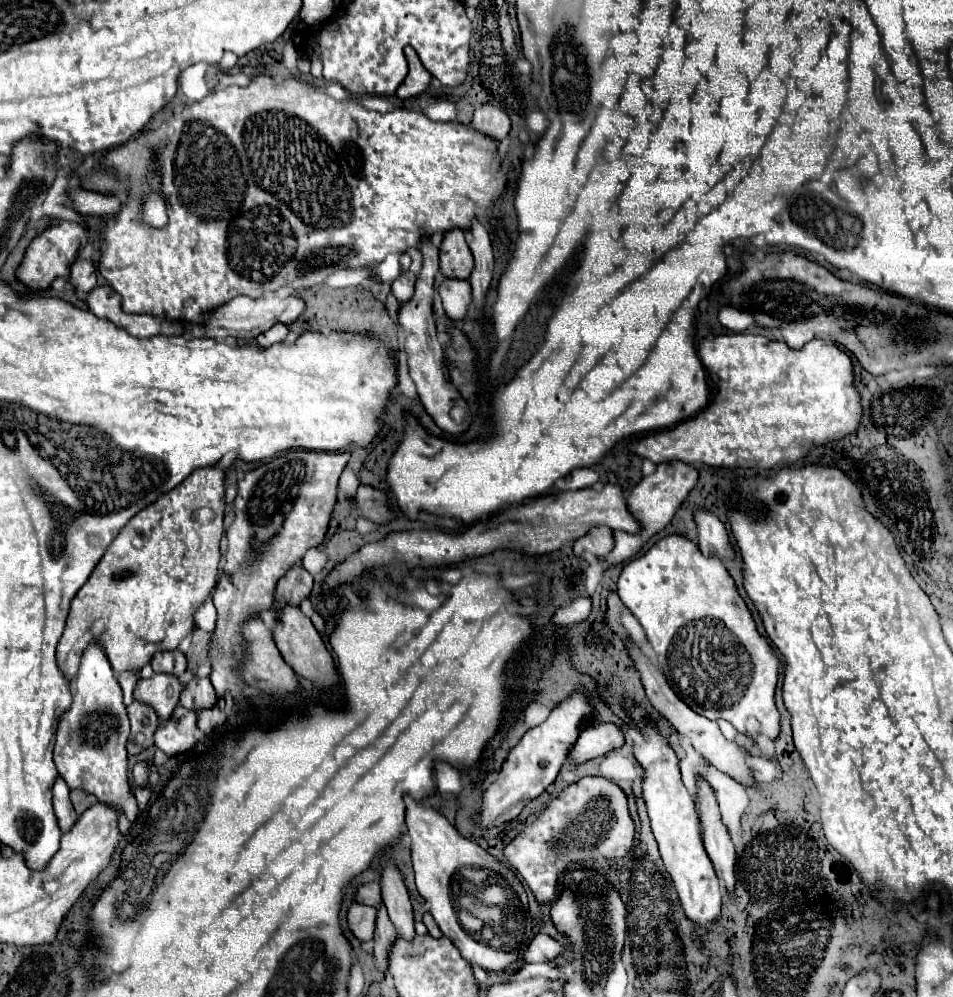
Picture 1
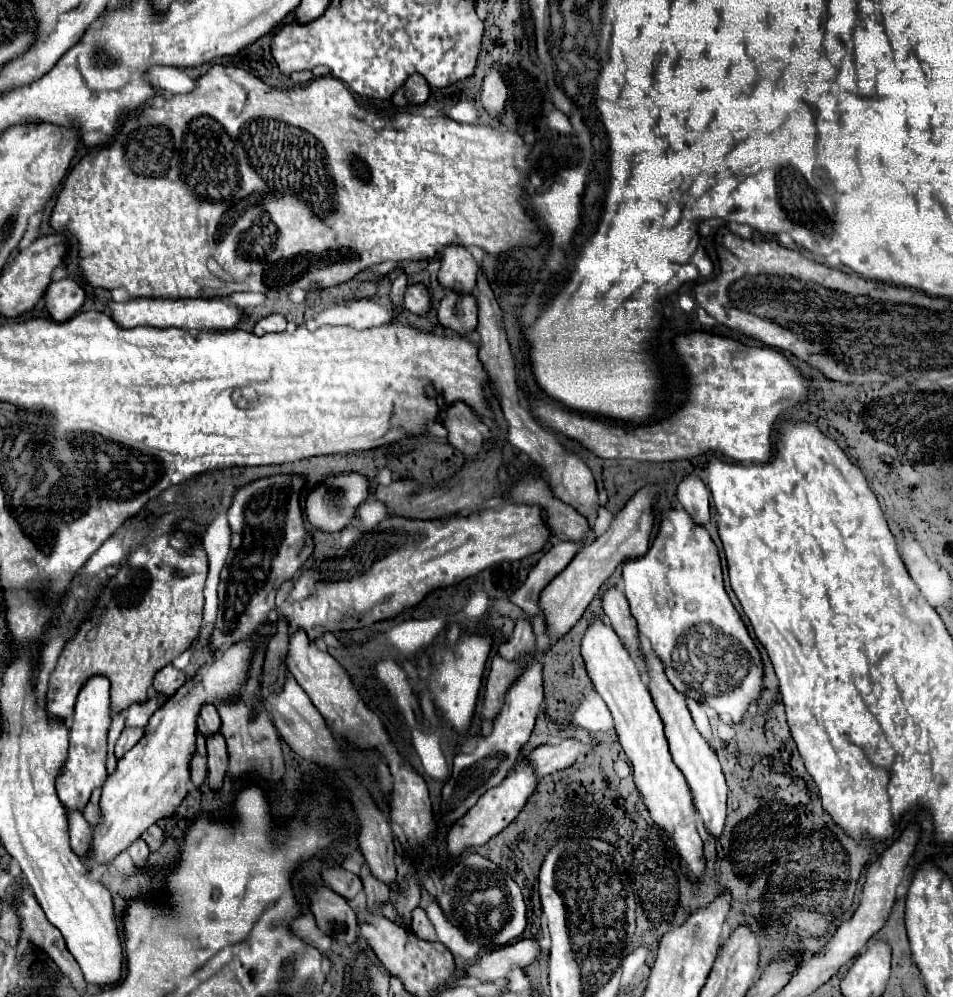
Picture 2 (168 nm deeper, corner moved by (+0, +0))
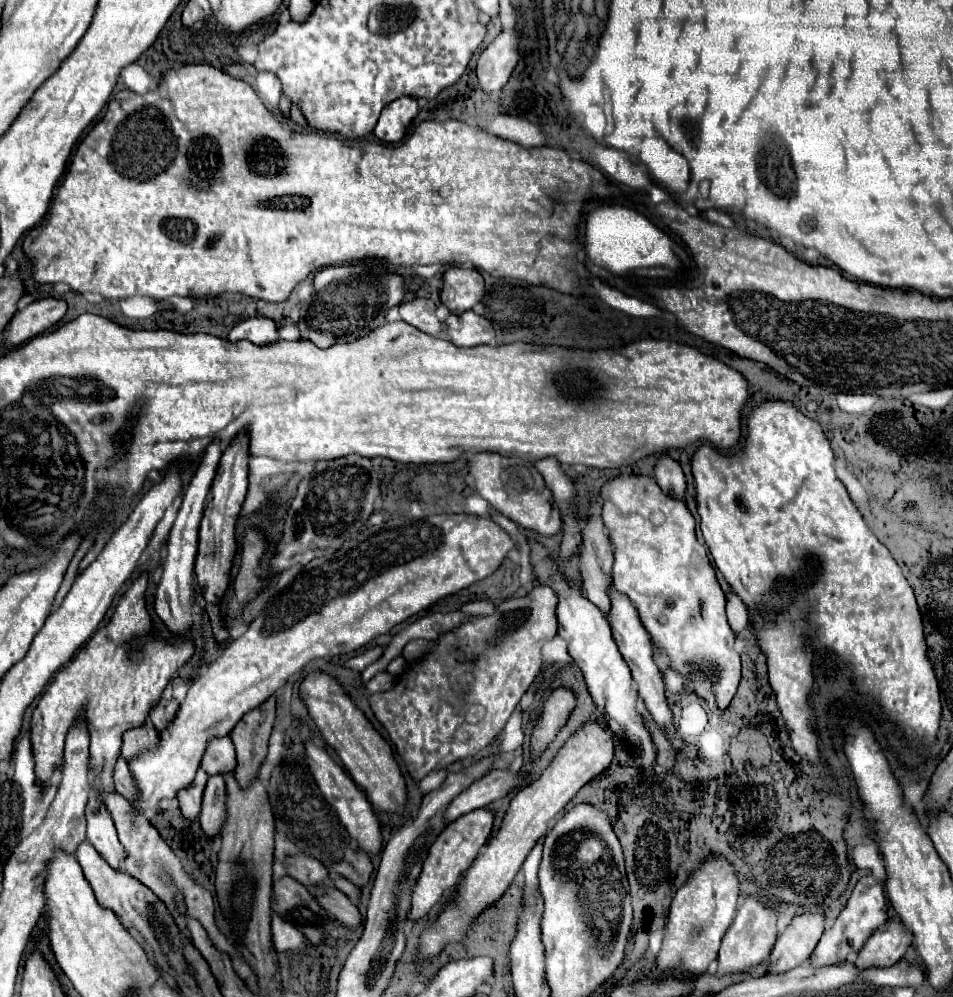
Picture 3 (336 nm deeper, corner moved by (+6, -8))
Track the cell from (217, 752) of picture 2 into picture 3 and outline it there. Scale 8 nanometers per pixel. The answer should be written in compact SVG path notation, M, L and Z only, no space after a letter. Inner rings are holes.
M222 774L210 776L206 782L206 790L202 798L202 812L198 818L202 830L210 838L214 838L224 824L224 816L226 816L224 798L226 798L226 786L222 780Z

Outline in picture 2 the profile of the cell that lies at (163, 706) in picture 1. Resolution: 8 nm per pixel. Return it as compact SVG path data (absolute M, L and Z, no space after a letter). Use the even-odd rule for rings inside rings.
M154 696L142 704L132 704L126 712L126 726L128 728L144 728L144 724L150 720L150 716L160 708L160 704L166 698L162 696Z

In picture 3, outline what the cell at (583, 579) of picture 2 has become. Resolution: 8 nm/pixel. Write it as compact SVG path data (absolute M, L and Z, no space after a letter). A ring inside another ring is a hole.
M536 586L524 598L508 598L494 616L474 618L442 634L434 654L410 664L392 690L370 696L376 718L388 730L414 780L478 754L502 732L542 668L542 646L558 632L556 604L558 594L548 586ZM448 646L464 650L468 660L458 662Z

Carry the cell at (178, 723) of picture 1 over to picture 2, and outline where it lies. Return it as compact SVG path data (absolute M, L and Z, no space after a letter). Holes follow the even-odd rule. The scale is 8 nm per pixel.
M198 732L198 740L196 740L196 752L192 756L192 784L194 786L202 786L204 778L206 778L208 766L206 766L206 740L202 740L202 734Z

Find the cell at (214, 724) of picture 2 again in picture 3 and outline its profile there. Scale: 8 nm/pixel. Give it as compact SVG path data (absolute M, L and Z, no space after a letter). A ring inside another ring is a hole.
M230 736L222 738L210 738L206 752L202 756L200 766L212 776L212 774L224 774L236 768L236 752Z

